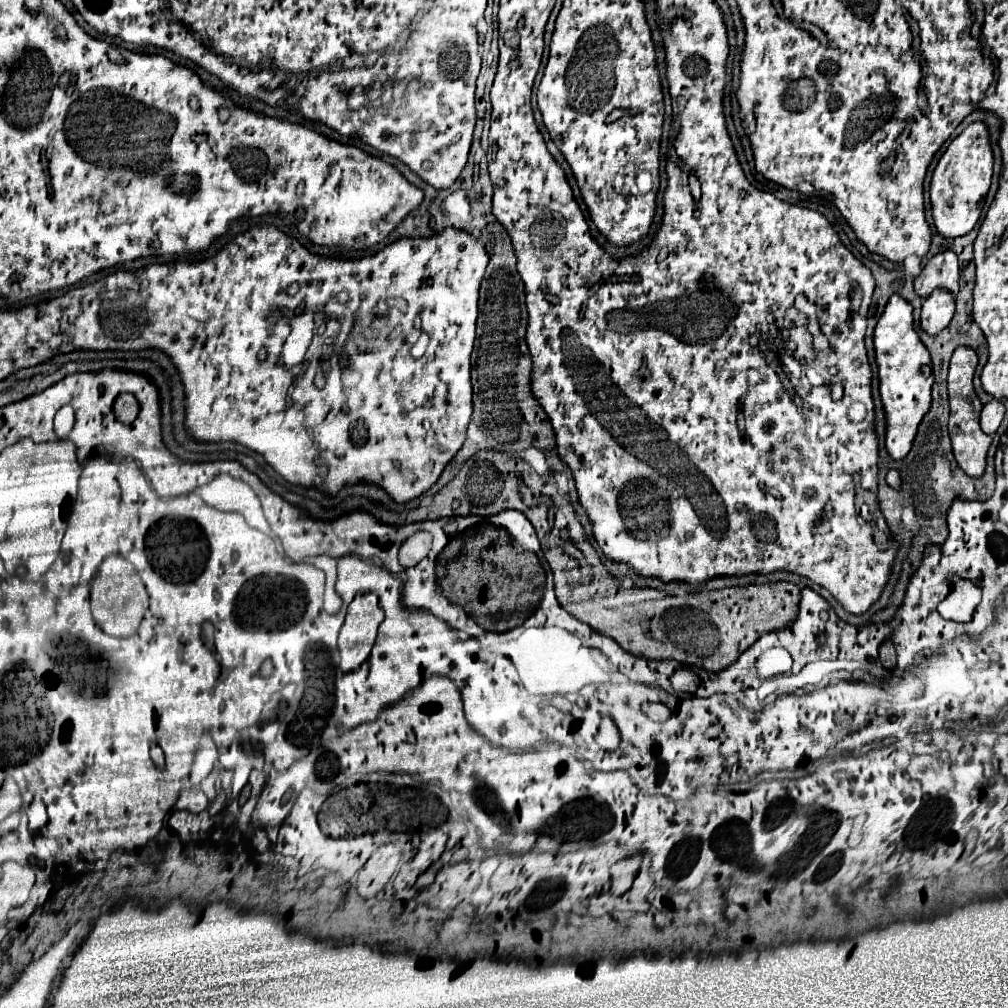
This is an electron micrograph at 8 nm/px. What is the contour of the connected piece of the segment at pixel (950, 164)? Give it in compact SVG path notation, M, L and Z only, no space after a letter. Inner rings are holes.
M984 123L968 125L944 151L940 157L930 183L930 199L932 199L932 215L940 235L944 237L960 237L974 229L980 219L980 203L990 189L994 157L988 141L988 129Z

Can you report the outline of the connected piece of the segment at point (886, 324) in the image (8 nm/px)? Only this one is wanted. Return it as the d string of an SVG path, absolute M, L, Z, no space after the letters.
M892 295L878 325L874 331L874 349L878 361L878 377L880 377L880 397L886 409L886 447L894 459L906 457L916 437L918 425L924 419L926 411L932 403L932 377L922 373L924 365L930 365L930 353L920 341L914 319L912 305L900 295Z

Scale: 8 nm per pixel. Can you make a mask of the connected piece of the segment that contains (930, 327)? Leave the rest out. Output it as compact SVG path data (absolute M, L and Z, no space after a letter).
M934 289L922 305L922 329L930 335L946 329L954 315L954 295L948 289Z

